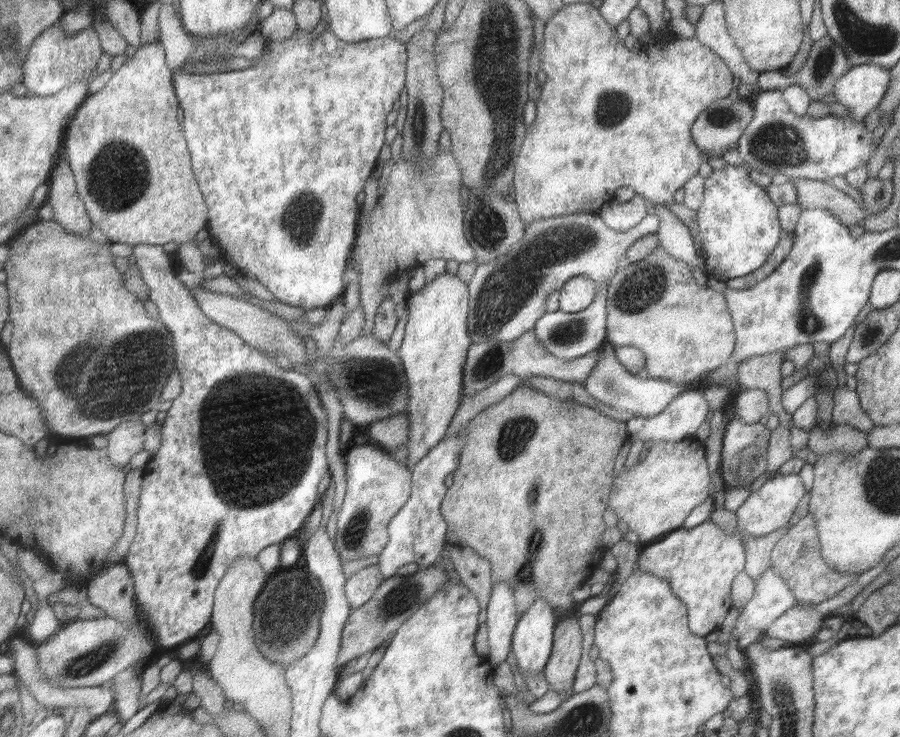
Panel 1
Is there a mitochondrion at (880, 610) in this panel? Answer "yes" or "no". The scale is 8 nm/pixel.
no

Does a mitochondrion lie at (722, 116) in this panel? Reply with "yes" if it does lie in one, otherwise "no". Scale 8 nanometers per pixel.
yes

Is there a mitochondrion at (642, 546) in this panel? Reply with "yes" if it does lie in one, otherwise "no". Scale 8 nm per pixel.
no

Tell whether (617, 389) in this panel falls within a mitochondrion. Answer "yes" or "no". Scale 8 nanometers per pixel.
yes

